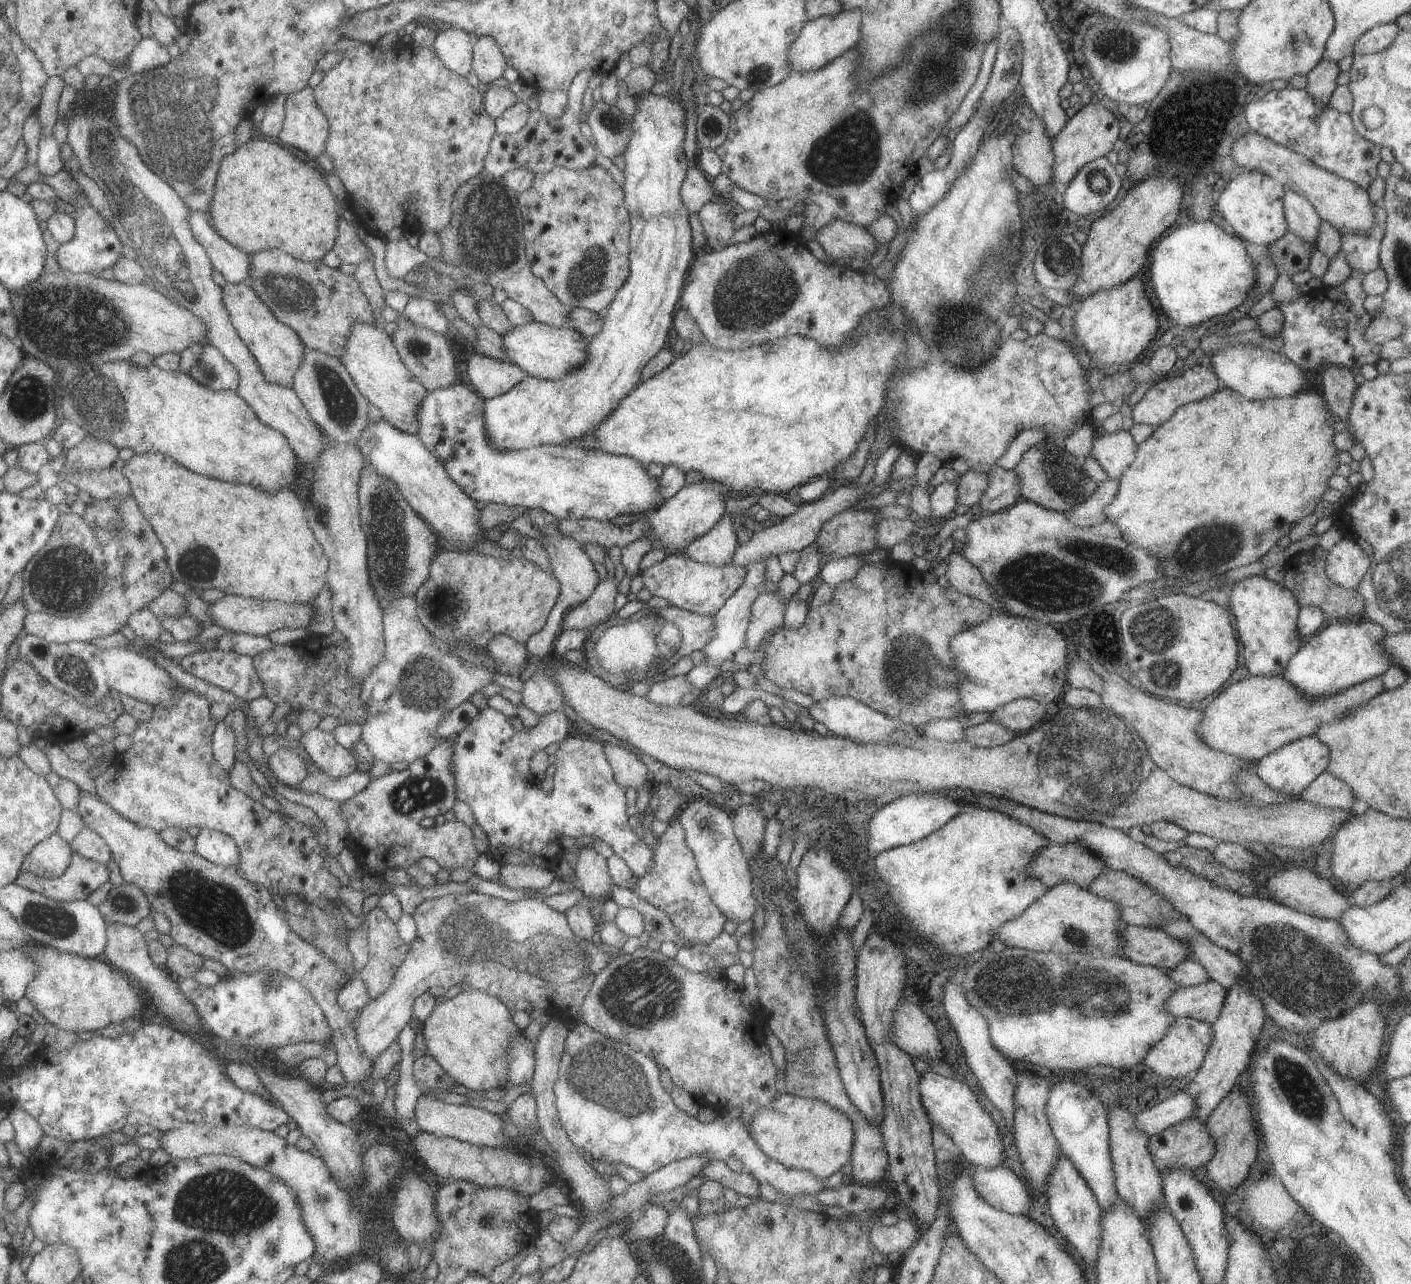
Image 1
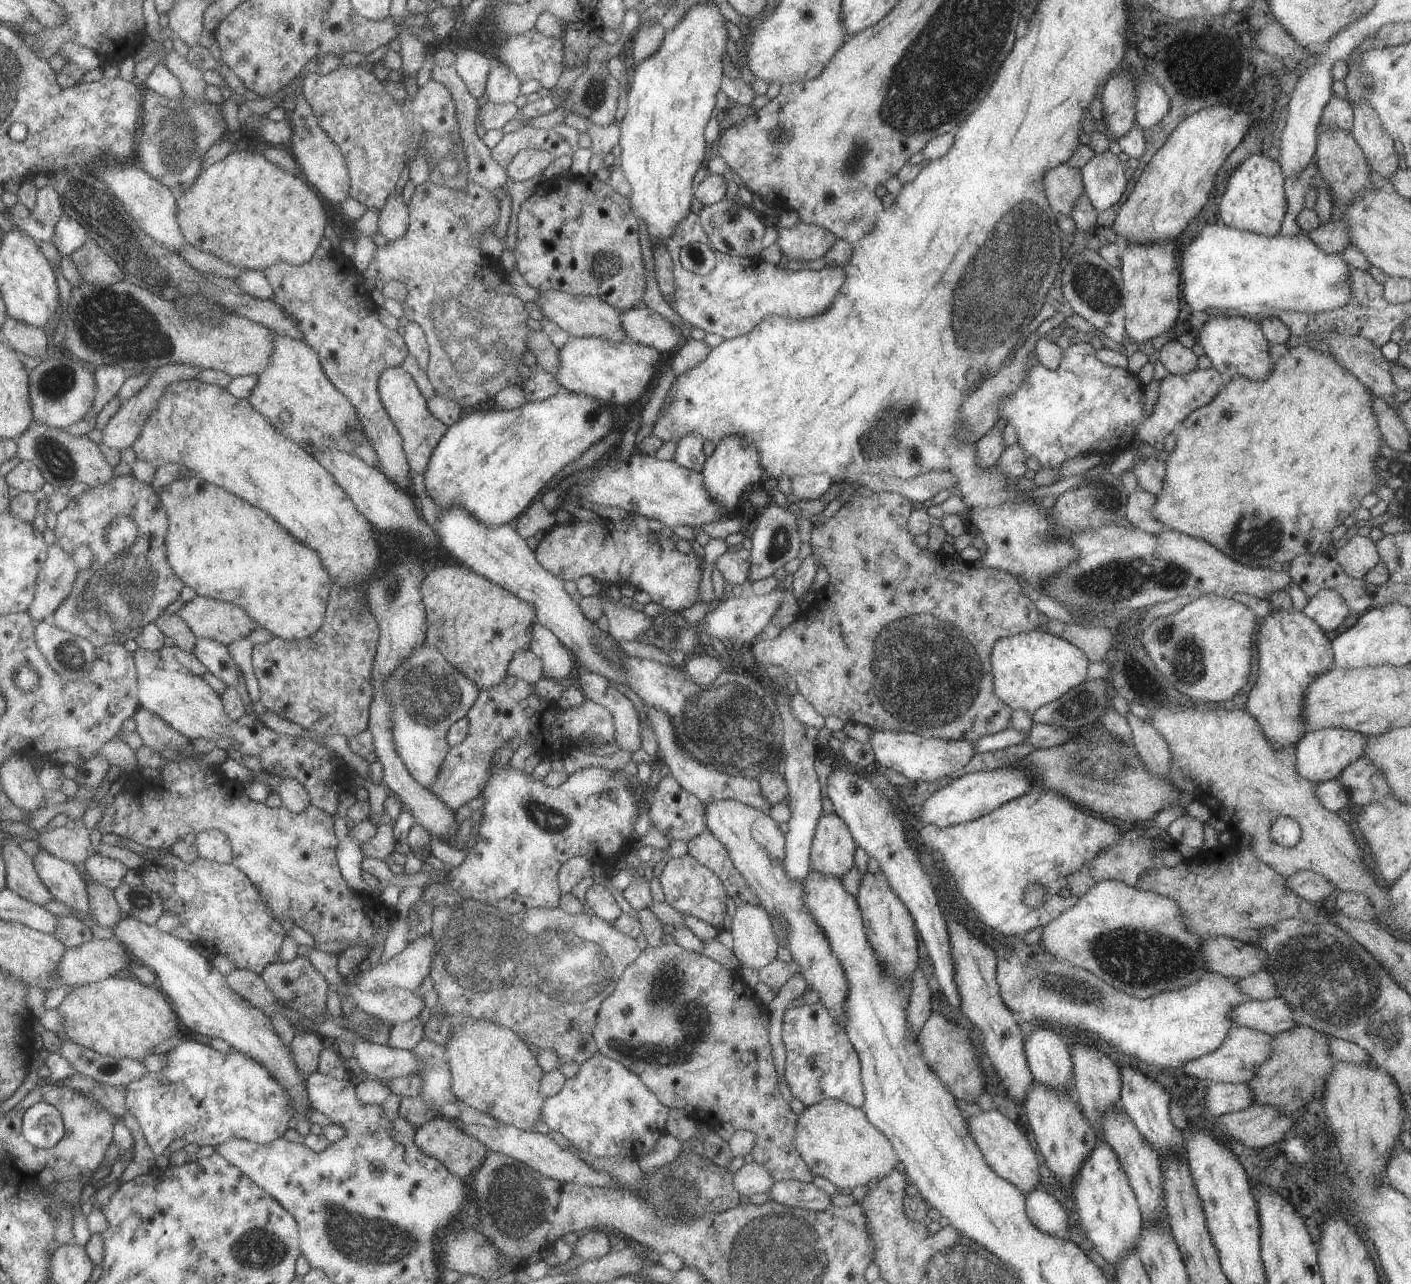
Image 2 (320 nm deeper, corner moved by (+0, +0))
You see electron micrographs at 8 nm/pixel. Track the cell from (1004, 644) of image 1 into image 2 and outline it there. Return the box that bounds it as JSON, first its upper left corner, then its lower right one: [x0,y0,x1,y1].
[990,630,1088,715]

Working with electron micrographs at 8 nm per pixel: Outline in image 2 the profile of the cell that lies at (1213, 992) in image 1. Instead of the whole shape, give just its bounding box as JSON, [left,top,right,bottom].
[1230,997,1297,1035]

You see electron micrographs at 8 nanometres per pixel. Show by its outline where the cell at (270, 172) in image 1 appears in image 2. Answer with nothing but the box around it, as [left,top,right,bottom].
[177,150,328,271]

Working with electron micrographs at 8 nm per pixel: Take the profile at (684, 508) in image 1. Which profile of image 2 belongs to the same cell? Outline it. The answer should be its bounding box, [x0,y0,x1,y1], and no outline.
[702,436,764,515]

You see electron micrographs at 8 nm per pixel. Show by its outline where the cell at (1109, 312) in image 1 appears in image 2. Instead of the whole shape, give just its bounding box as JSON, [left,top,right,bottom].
[1120,244,1180,344]

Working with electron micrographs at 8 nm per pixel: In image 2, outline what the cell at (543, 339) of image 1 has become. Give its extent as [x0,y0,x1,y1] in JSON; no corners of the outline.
[554,336,662,406]

